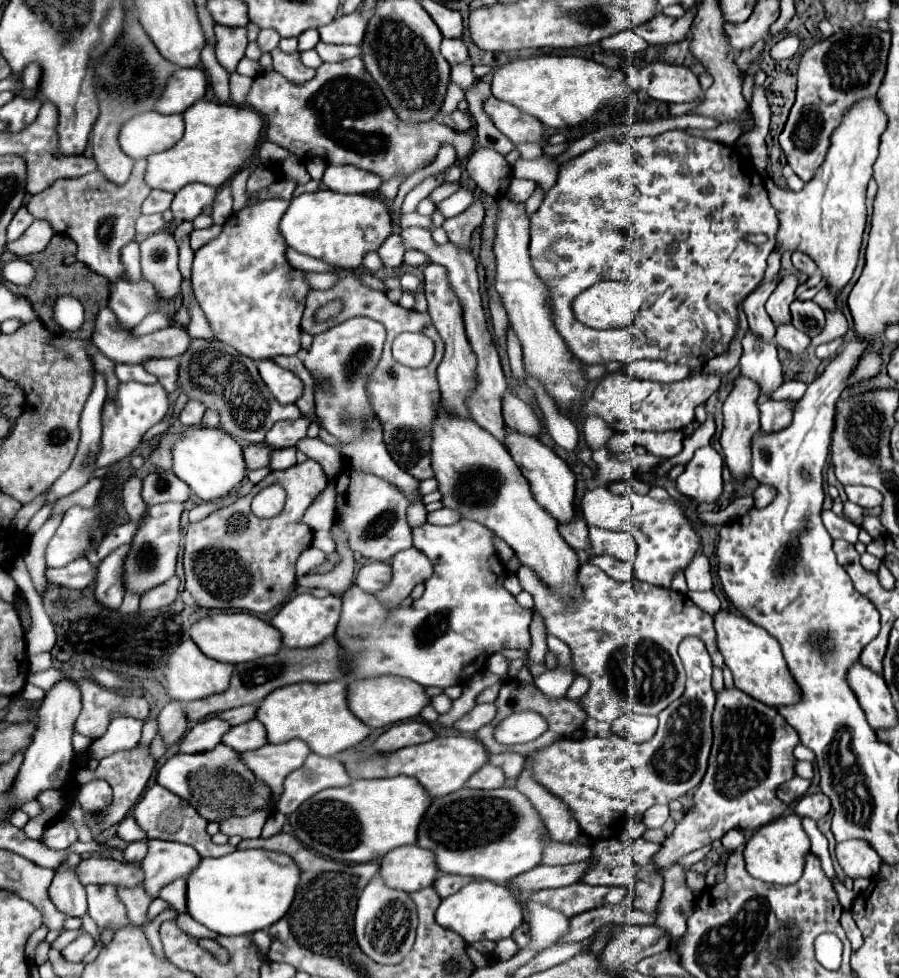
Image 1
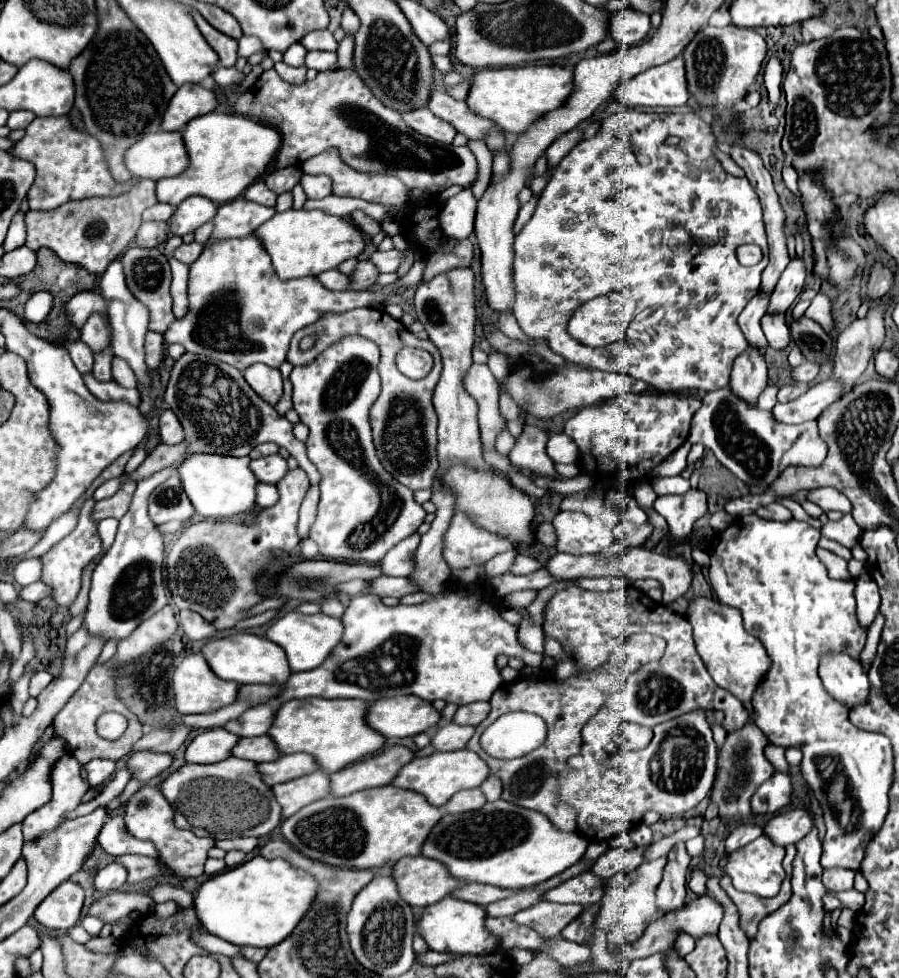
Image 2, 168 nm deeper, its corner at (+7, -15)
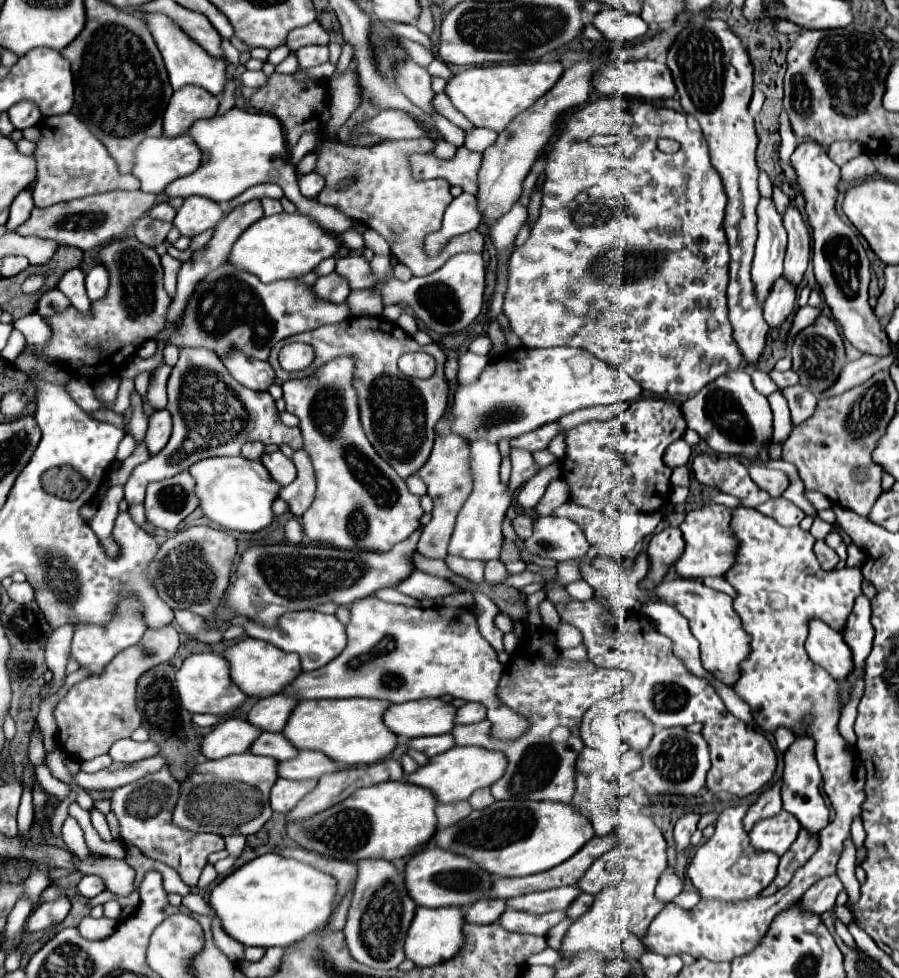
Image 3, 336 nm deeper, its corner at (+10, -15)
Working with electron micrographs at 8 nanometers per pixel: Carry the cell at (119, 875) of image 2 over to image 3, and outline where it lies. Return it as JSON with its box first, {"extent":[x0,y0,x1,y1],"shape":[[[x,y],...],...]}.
{"extent":[78,875,106,899],"shape":[[[84,875],[82,881],[78,883],[80,895],[84,895],[84,897],[88,897],[88,899],[96,897],[96,895],[102,893],[104,889],[106,889],[106,883],[104,883],[98,875]]]}

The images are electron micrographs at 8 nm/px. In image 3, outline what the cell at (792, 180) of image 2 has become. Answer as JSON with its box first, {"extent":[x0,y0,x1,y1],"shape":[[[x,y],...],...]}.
{"extent":[780,111,798,165],"shape":[[[784,111],[780,115],[780,137],[782,137],[782,143],[780,143],[780,161],[786,163],[786,165],[790,165],[790,157],[794,153],[794,149],[796,149],[798,139],[794,139],[794,133],[790,131],[790,123],[788,123]]]}

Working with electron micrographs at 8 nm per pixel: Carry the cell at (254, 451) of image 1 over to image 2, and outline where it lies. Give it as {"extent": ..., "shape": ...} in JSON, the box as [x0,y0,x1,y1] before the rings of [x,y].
{"extent":[251,455,289,485],"shape":[[[269,455],[269,457],[255,459],[251,461],[251,469],[261,483],[269,483],[269,485],[277,485],[283,479],[283,475],[289,471],[287,461],[281,455]]]}

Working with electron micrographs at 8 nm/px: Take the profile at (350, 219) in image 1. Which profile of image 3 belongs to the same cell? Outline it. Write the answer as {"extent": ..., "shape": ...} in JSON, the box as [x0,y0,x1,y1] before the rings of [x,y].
{"extent":[230,213,338,283],"shape":[[[278,213],[270,217],[262,217],[254,225],[250,225],[240,239],[234,243],[230,251],[230,263],[238,269],[254,273],[262,283],[272,283],[280,279],[294,279],[314,271],[320,261],[334,257],[338,253],[338,239],[322,229],[316,221],[300,213]]]}

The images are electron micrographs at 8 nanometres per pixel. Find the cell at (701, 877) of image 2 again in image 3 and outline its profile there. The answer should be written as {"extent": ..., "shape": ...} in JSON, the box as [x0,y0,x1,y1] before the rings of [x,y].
{"extent":[674,889,700,909],"shape":[[[690,889],[690,891],[682,891],[682,893],[674,899],[676,905],[686,907],[686,909],[692,909],[698,901],[700,901],[700,895],[698,895],[698,891],[694,891],[694,889]]]}

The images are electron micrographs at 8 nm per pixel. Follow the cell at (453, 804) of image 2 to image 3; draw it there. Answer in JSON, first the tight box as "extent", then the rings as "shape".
{"extent":[436,801,472,827],"shape":[[[458,801],[458,803],[448,803],[448,805],[438,805],[436,807],[436,817],[438,817],[438,825],[446,827],[450,823],[458,823],[458,819],[464,819],[466,815],[470,815],[472,807],[468,801]]]}

